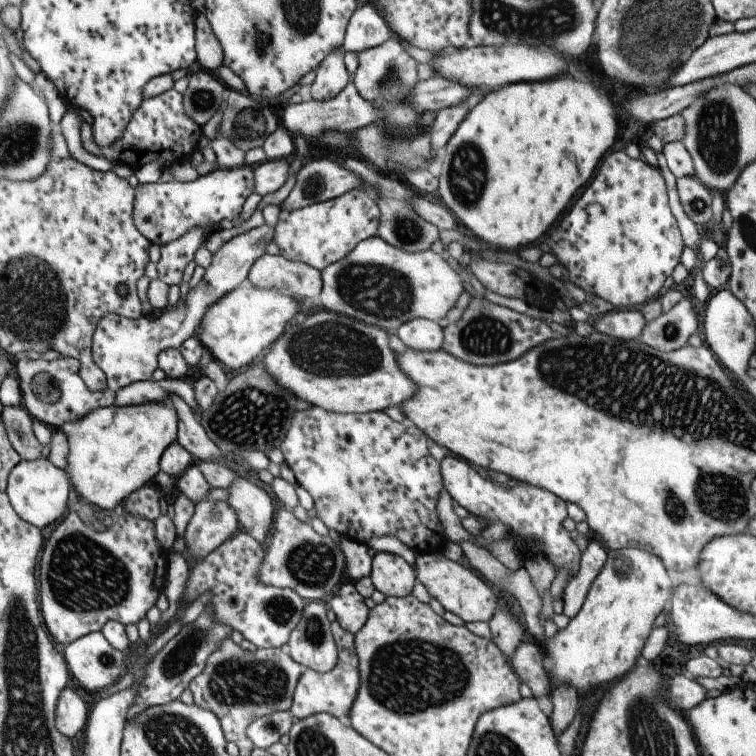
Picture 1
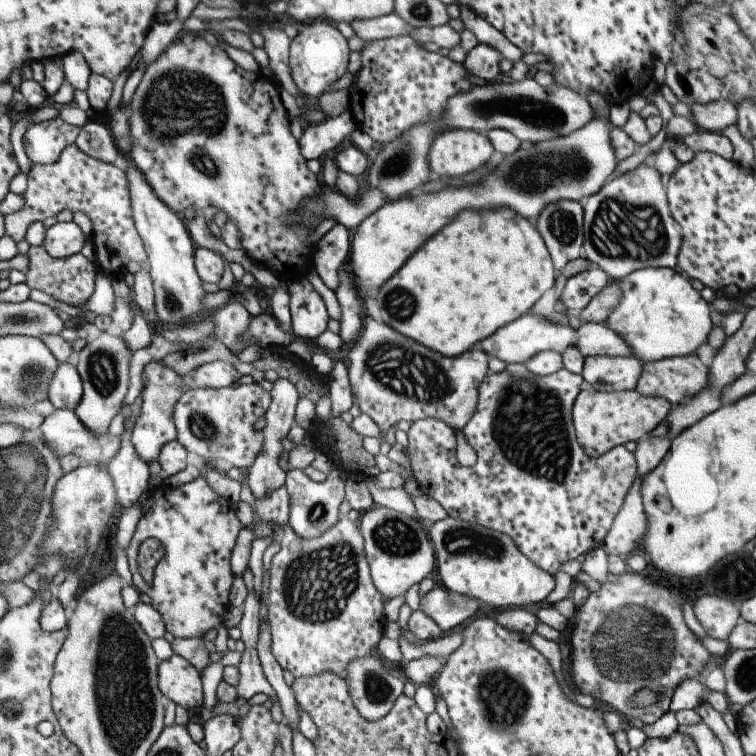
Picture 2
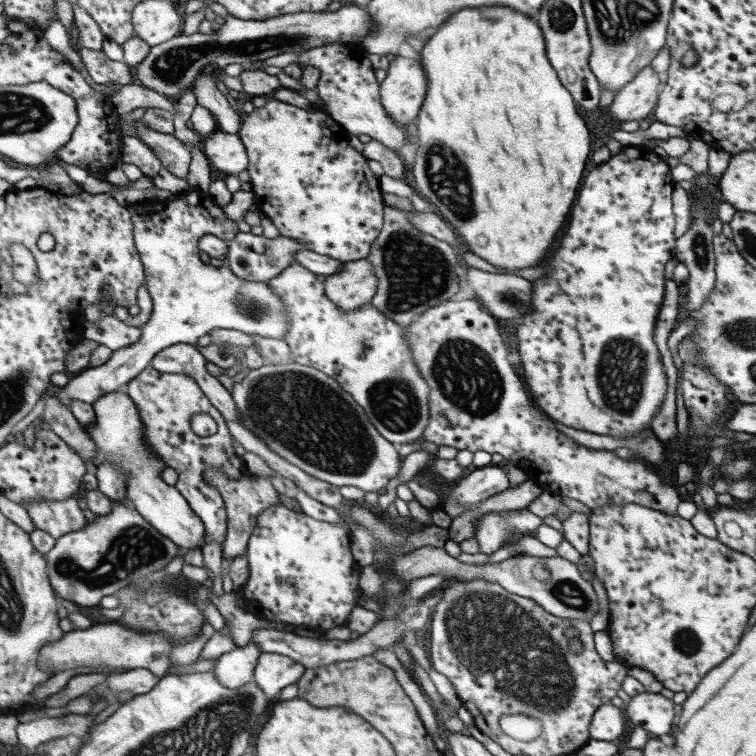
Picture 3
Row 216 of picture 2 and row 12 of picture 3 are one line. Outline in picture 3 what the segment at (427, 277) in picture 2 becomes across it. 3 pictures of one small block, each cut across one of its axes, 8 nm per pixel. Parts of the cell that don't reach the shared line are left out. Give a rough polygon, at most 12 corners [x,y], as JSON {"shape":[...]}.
{"shape":[[507,6],[418,53],[415,192],[537,266],[591,132]]}

